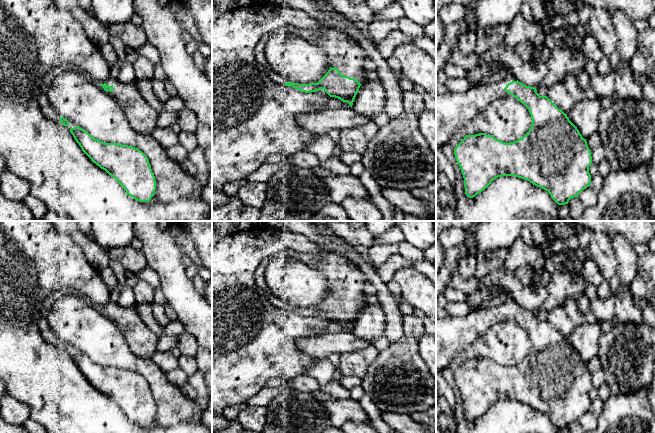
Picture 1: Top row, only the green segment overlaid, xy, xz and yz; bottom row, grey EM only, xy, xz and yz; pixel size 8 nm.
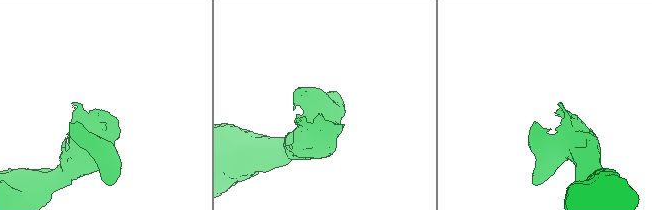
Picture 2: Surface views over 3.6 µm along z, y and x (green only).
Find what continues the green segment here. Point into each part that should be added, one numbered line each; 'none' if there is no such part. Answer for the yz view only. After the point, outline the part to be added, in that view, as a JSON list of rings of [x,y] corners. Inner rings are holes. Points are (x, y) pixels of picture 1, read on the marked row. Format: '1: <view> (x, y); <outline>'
1: yz (453, 110); [[[511,75],[500,82],[472,86],[465,93],[436,94],[436,147],[445,145],[493,100],[512,96],[504,90],[512,81],[517,79]]]

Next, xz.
1: xz (345, 53); [[[317,19],[317,31],[294,30],[299,36],[323,46],[329,56],[330,67],[336,67],[343,76],[348,76],[364,84],[368,81],[363,67],[366,57],[360,43],[330,23]]]

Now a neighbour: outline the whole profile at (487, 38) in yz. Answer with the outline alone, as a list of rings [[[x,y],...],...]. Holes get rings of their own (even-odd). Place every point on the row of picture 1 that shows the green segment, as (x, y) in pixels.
[[[508,24],[492,25],[484,29],[477,30],[477,42],[474,53],[482,55],[494,46],[503,43],[508,32]]]

